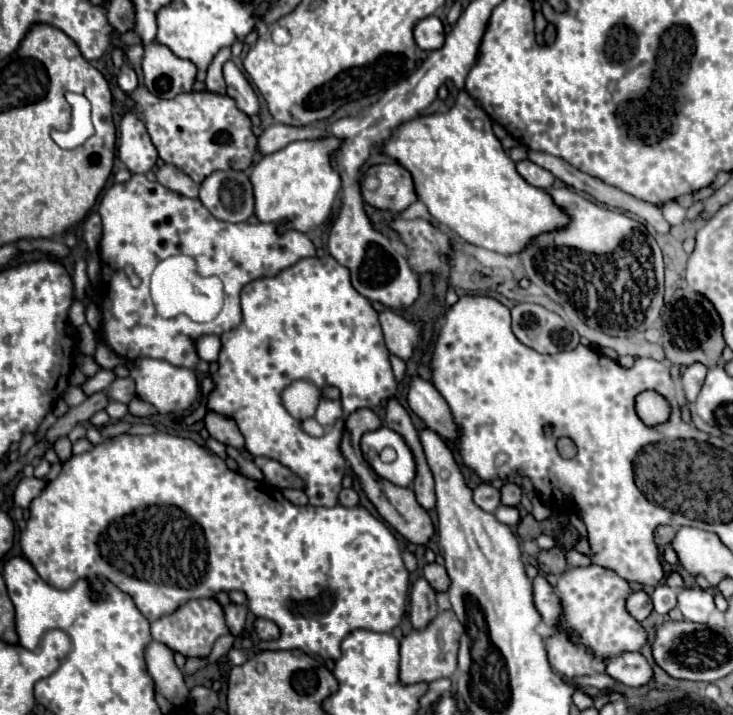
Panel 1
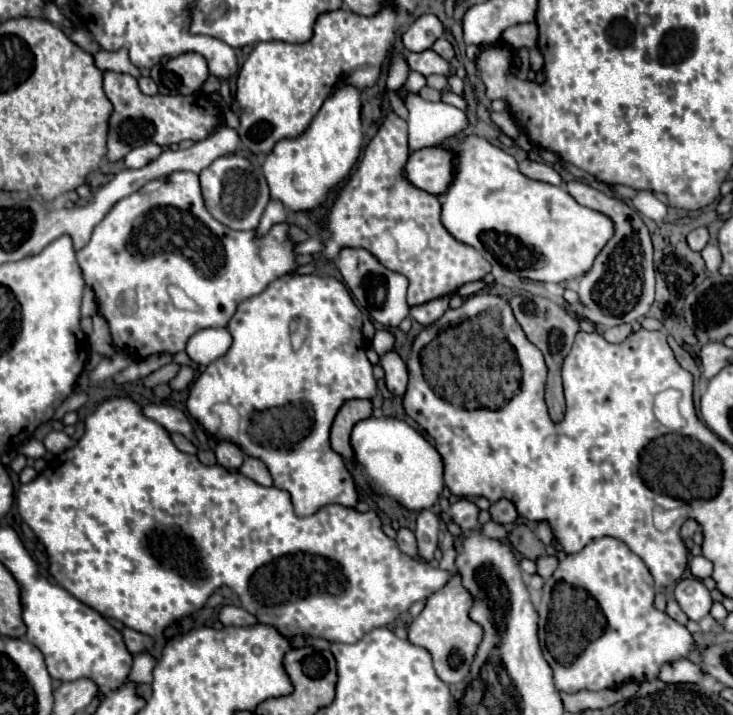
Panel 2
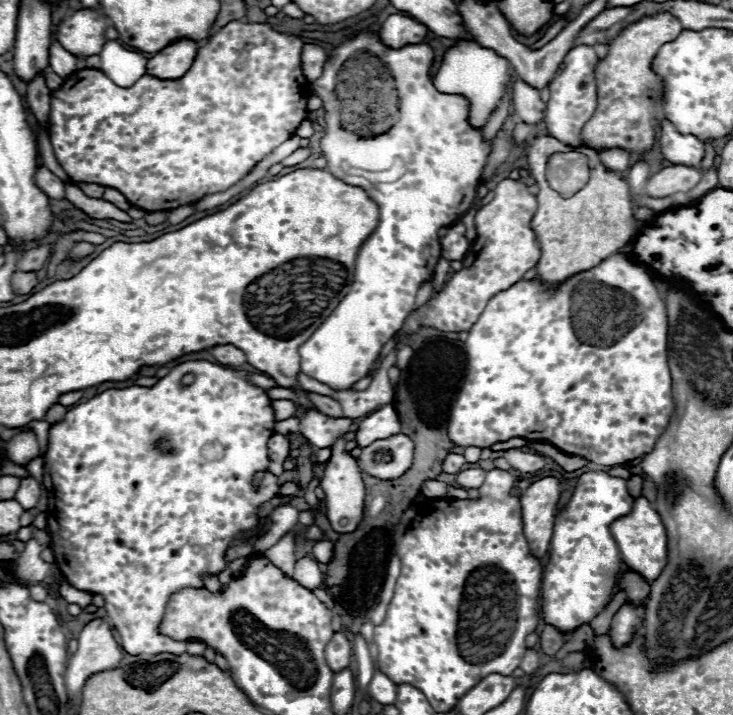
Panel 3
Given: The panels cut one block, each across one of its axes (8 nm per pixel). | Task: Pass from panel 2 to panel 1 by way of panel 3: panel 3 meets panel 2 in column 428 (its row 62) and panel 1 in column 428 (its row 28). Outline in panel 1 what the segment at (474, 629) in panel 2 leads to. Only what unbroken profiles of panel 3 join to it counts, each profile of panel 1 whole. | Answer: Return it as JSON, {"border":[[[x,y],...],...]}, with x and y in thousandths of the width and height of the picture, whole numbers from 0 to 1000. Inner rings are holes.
{"border":[[[600,853],[578,881],[562,881],[559,887],[554,887],[551,898],[546,898],[546,951],[554,957],[568,957],[614,948],[625,931],[625,903],[630,884],[633,878],[617,859],[617,853]]]}

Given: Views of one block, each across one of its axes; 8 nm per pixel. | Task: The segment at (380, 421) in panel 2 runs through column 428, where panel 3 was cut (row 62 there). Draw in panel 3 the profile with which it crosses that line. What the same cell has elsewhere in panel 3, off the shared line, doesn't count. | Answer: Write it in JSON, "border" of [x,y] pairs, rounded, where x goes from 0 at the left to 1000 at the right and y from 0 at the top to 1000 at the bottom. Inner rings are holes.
{"border":[[[625,56],[622,64],[608,70],[606,84],[592,106],[592,120],[598,120],[598,126],[603,126],[608,131],[630,131],[630,134],[641,137],[641,143],[644,143],[641,162],[647,168],[647,176],[658,176],[658,173],[663,173],[666,162],[674,157],[679,140],[688,134],[693,112],[696,112],[696,106],[693,106],[690,81],[679,78],[668,67],[655,67],[649,59]]]}

